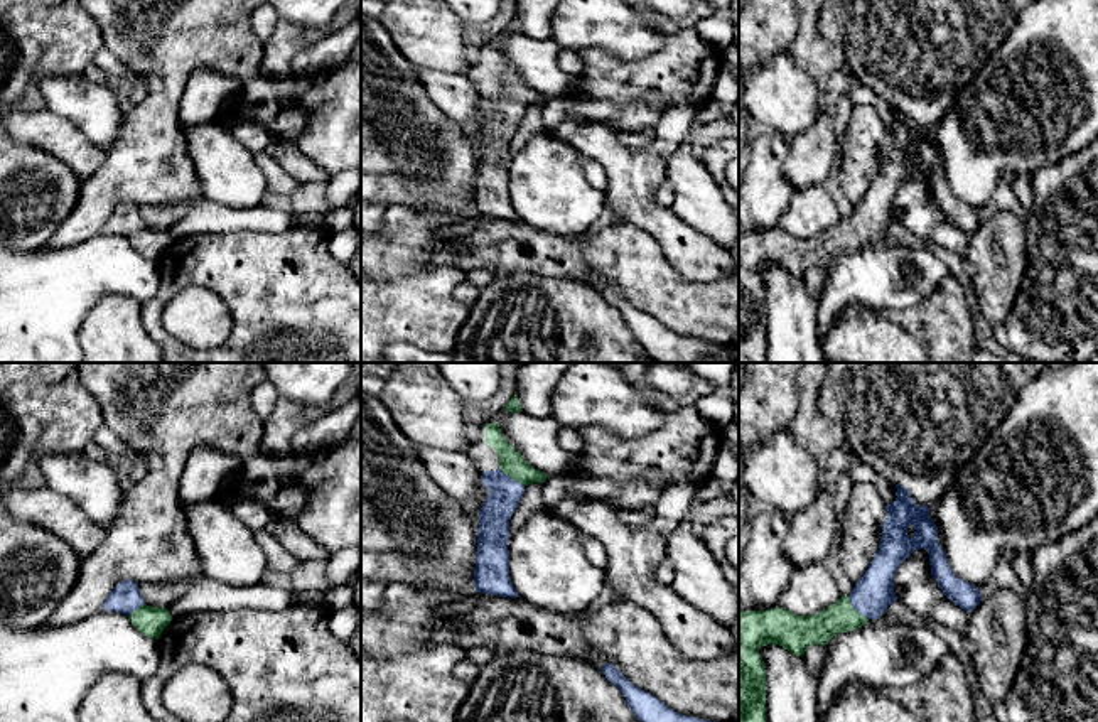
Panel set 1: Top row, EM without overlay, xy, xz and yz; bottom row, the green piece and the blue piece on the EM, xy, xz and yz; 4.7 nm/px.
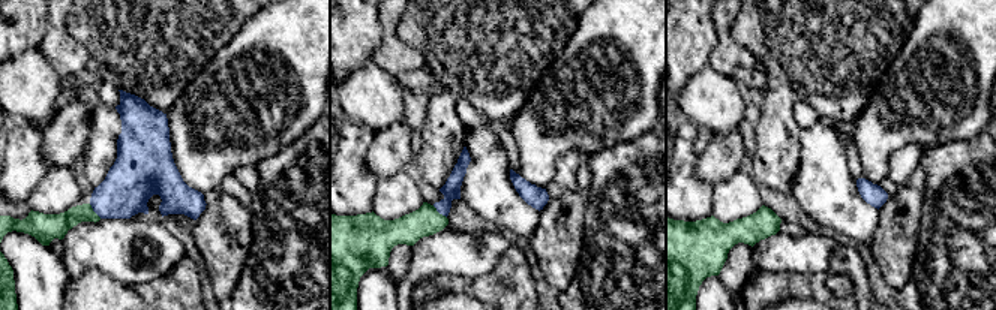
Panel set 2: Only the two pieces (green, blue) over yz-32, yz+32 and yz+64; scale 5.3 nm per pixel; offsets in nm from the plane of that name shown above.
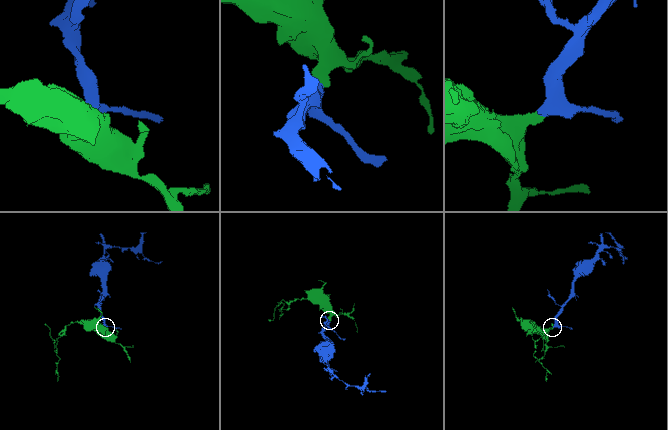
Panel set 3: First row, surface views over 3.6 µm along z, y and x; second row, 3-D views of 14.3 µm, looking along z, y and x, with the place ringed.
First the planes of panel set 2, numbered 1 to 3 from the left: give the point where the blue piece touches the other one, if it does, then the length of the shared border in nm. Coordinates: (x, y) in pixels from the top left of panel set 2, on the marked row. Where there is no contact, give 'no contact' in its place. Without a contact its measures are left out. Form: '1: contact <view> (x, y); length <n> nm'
1: contact yz-32 (93, 211); length 100 nm
2: contact yz+32 (438, 213); length 100 nm
3: no contact

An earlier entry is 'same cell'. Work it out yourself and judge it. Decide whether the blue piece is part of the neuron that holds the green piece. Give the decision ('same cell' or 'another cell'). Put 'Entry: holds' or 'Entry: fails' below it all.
same cell
Entry: holds

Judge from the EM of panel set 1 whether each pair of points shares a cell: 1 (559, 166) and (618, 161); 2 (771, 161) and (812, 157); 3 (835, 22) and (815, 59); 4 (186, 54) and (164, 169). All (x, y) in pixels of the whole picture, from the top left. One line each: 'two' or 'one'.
1: two
2: two
3: two
4: one

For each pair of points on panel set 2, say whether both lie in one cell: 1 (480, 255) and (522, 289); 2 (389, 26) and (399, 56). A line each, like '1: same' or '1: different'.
1: different
2: same

